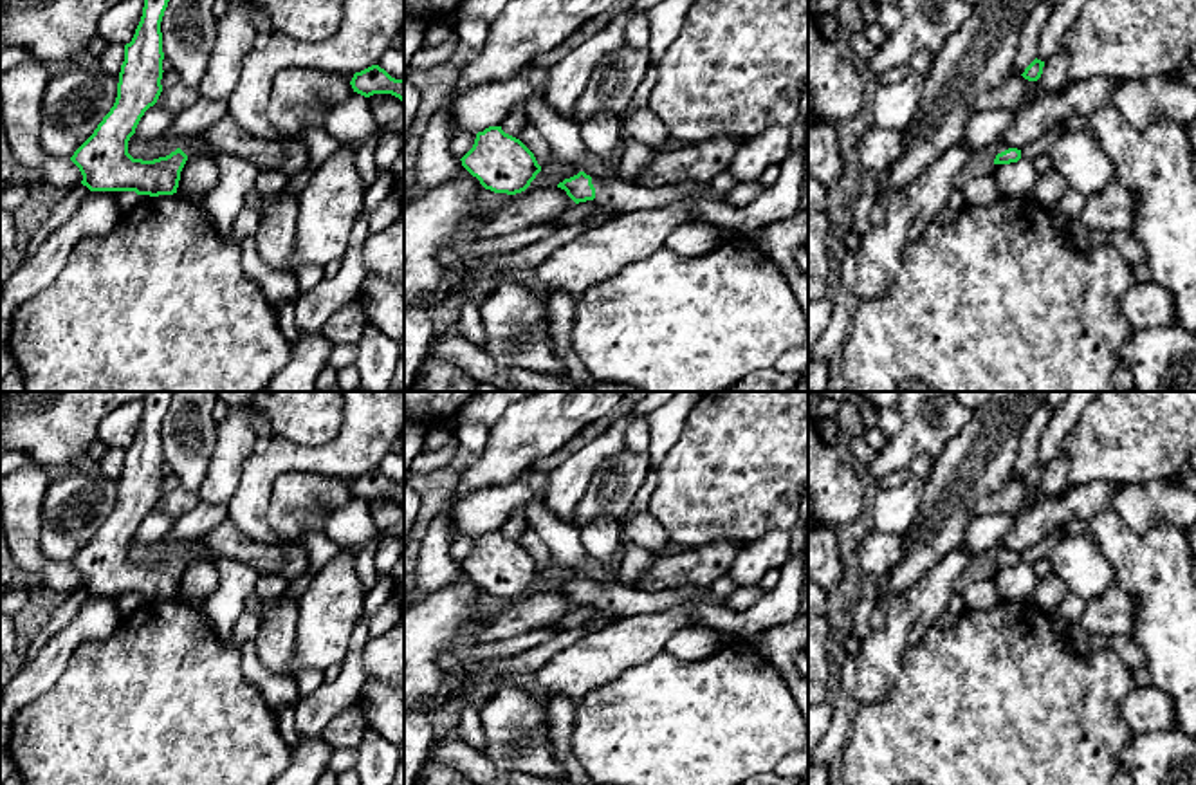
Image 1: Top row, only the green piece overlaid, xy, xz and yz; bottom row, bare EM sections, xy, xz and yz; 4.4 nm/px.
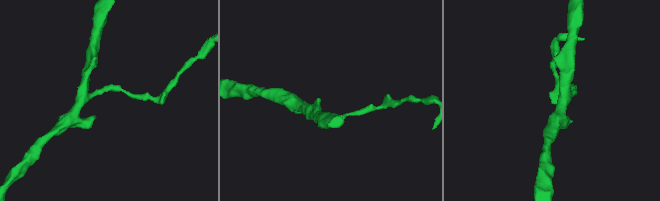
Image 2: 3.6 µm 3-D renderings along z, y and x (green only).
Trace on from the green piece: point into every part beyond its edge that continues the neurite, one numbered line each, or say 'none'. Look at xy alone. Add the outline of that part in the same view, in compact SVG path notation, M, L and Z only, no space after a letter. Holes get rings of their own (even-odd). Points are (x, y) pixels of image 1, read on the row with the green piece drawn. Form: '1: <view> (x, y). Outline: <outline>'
1: xy (192, 150). Outline: M182 143L179 148L188 155L188 159L198 157L198 155L209 155L216 159L220 153L213 144L209 143Z

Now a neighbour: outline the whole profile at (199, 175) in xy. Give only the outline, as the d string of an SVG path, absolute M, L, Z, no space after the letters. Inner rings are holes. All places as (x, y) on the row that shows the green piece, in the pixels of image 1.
M198 155L188 159L182 171L179 186L182 186L188 193L206 195L218 182L218 164L209 155Z

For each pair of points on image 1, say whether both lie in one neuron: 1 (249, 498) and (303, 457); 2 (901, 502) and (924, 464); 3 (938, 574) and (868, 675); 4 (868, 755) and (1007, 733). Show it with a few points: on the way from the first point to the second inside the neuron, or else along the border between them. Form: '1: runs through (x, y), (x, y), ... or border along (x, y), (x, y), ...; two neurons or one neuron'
1: runs through (257, 484), (284, 457), (289, 457); one neuron
2: runs through (910, 493), (917, 473); one neuron
3: runs through (926, 600), (883, 650); one neuron
4: runs through (902, 755), (973, 755); one neuron

